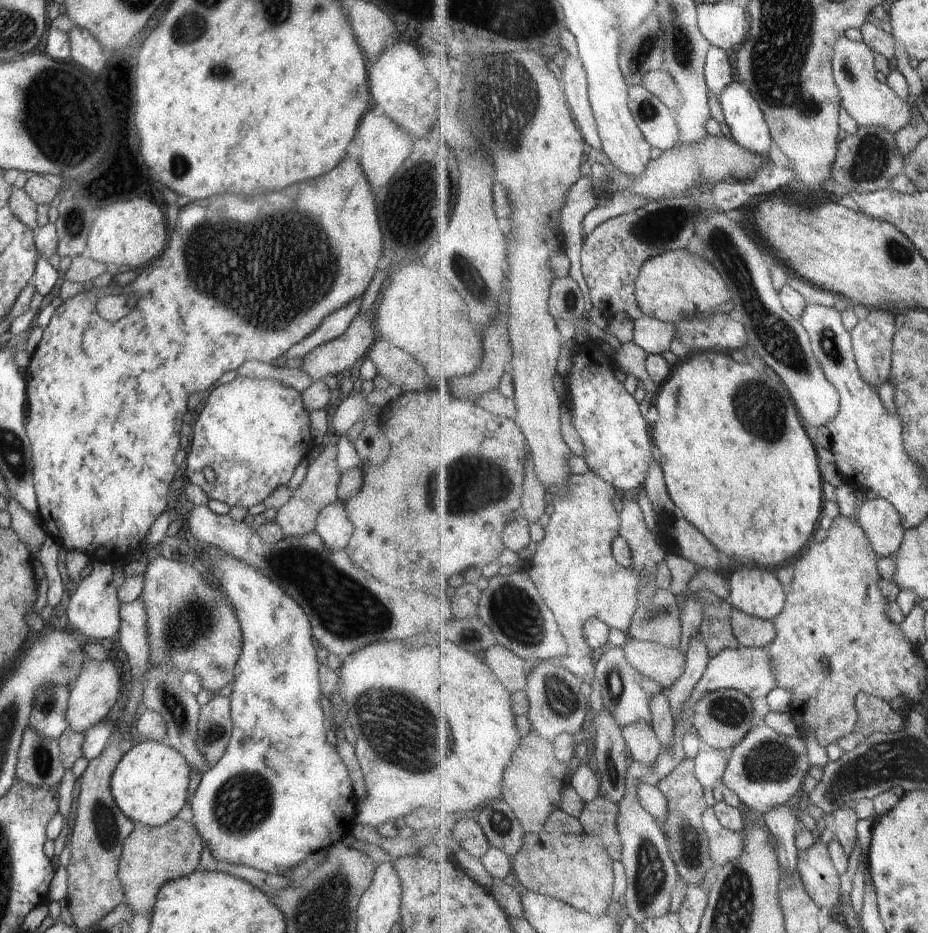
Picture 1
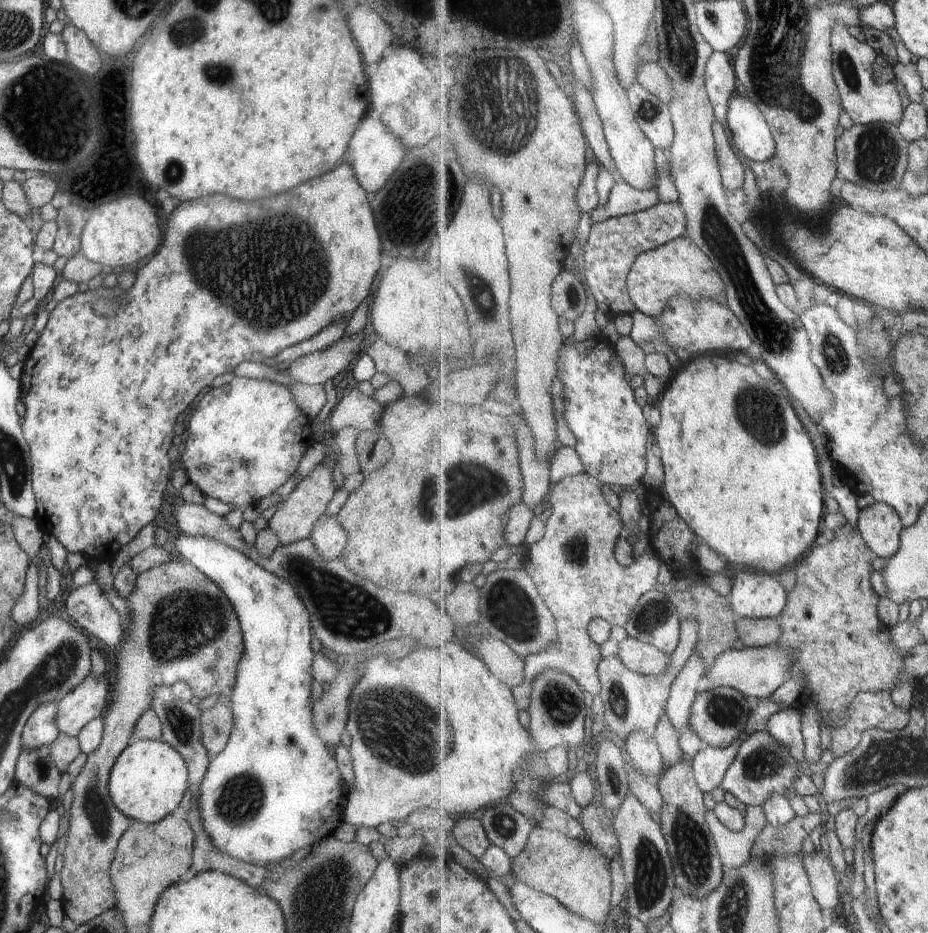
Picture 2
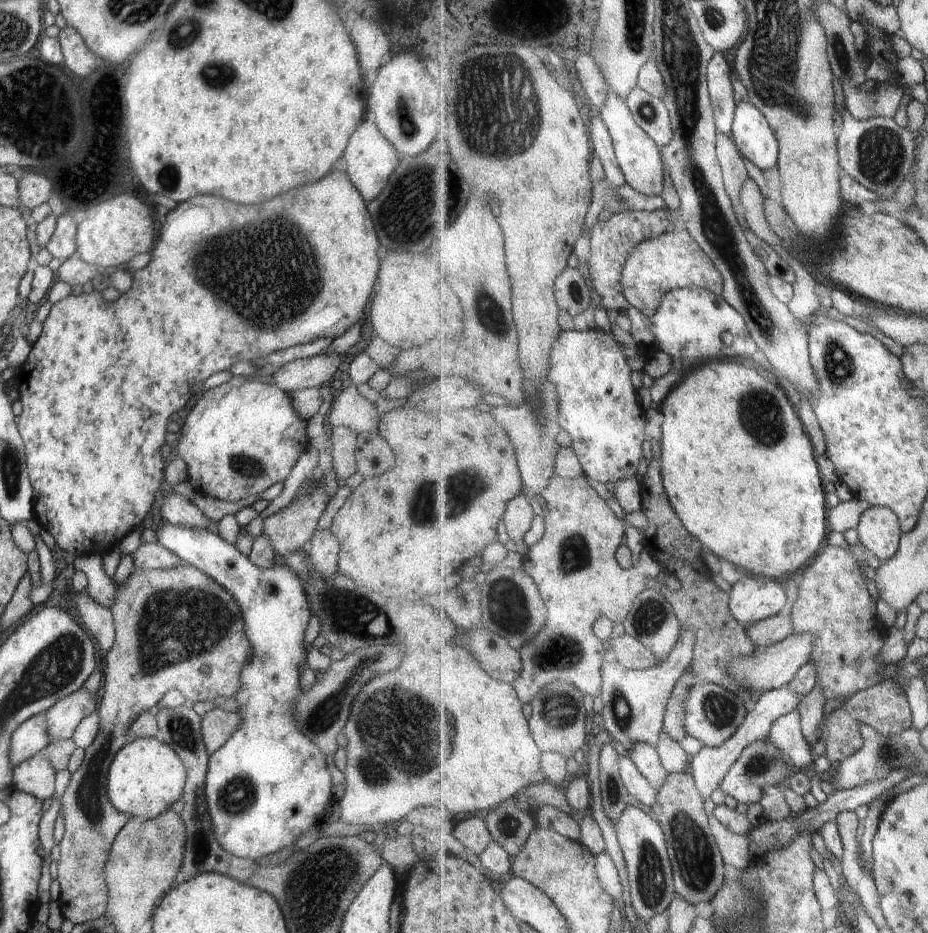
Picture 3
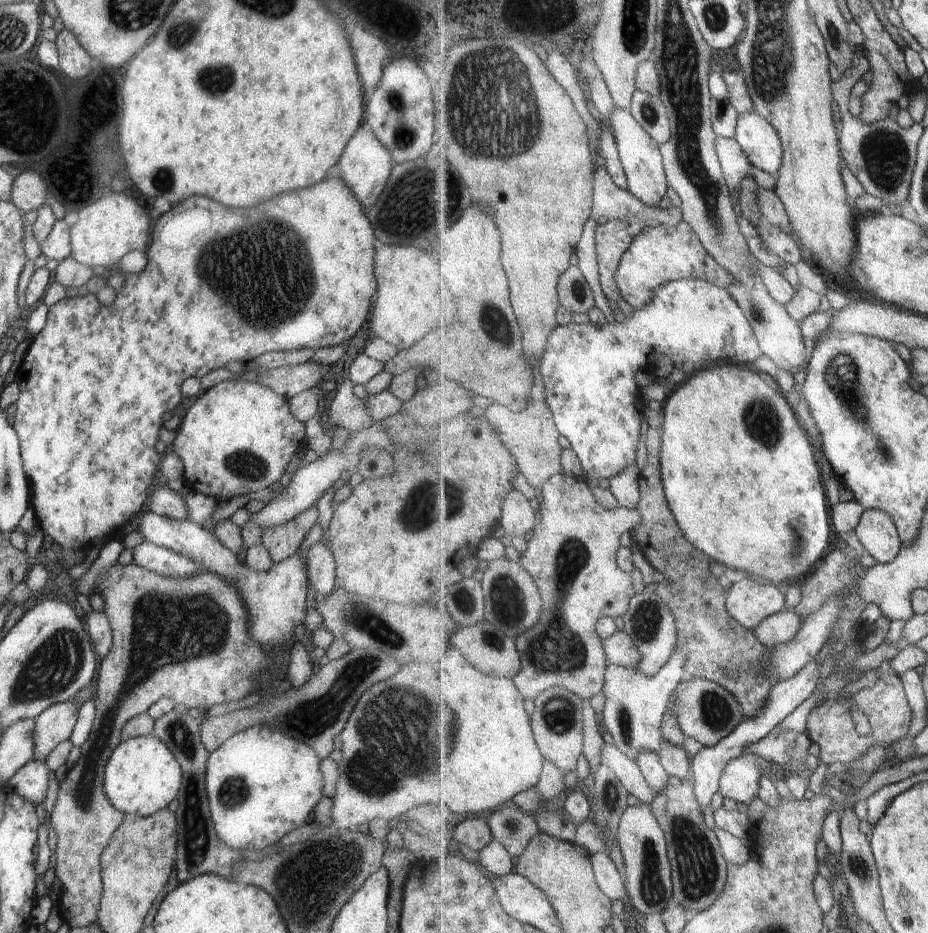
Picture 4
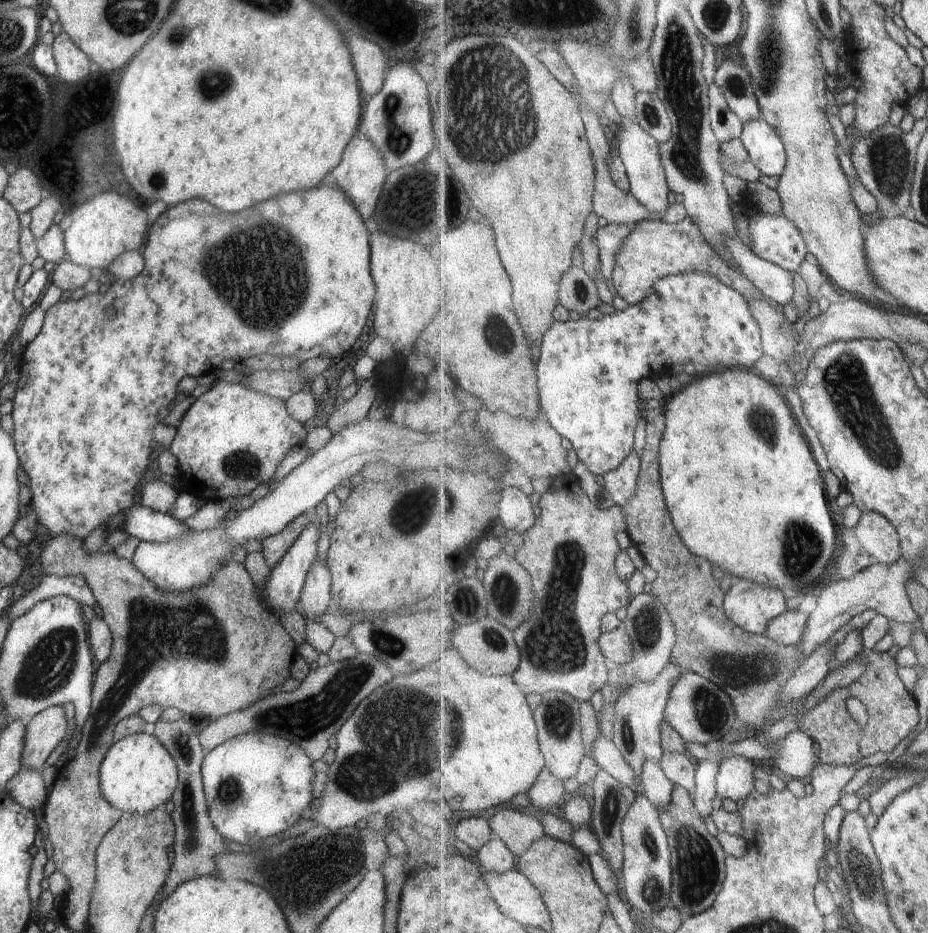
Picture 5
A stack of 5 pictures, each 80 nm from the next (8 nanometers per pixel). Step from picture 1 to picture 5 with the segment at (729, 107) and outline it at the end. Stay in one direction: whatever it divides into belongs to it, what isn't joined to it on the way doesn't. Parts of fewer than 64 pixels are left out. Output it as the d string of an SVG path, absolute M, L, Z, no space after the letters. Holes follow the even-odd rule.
M763 118L744 124L740 141L750 154L751 162L767 176L781 176L788 156L779 133Z

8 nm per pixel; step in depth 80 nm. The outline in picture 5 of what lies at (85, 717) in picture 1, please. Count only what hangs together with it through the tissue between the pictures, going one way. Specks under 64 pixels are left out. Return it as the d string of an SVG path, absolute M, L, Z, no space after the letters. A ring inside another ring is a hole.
M63 705L44 708L26 720L25 726L21 766L41 770L49 753L65 736L67 720L63 713Z

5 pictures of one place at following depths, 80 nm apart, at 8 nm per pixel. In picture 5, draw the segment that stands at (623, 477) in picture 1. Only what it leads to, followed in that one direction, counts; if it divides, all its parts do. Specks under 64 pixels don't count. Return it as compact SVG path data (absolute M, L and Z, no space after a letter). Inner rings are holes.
M693 271L666 276L657 280L647 298L638 306L629 306L624 311L604 315L600 319L556 320L553 323L536 355L540 404L555 430L570 441L580 461L593 475L603 476L617 470L634 452L635 430L639 418L642 418L637 386L640 380L667 364L677 369L691 362L697 375L717 372L717 366L753 368L763 355L762 330L751 312L749 300L740 292L709 273Z

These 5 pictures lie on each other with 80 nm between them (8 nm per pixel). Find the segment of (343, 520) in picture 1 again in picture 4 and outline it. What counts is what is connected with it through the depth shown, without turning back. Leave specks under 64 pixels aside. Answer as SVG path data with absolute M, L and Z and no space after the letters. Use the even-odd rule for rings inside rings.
M315 542L307 552L307 584L313 591L315 601L331 594L335 587L335 562L326 542Z

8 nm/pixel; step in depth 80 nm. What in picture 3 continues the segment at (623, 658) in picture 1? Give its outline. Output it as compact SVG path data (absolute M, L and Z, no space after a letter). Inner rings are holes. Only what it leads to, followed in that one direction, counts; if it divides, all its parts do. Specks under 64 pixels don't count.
M683 629L680 640L669 659L646 670L627 669L614 658L607 658L602 670L604 709L601 714L604 718L605 729L621 750L624 749L630 753L637 742L647 742L653 748L659 746L660 736L665 728L664 720L669 700L679 680L694 663L696 638L693 630Z

